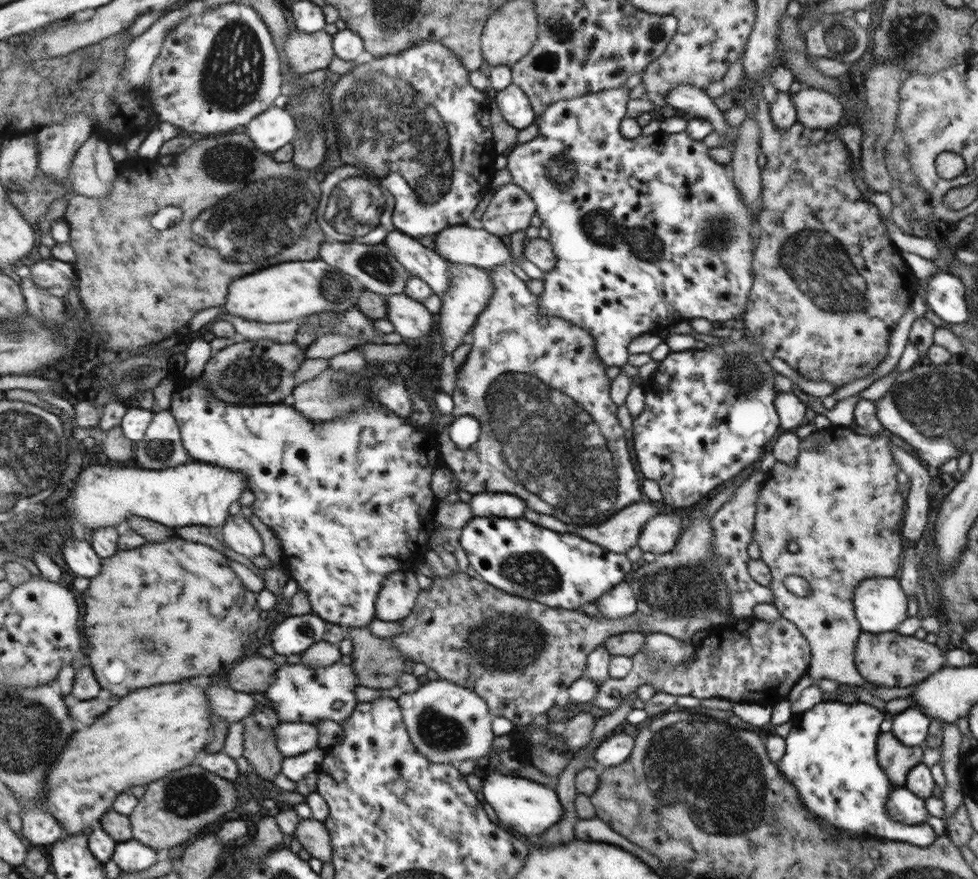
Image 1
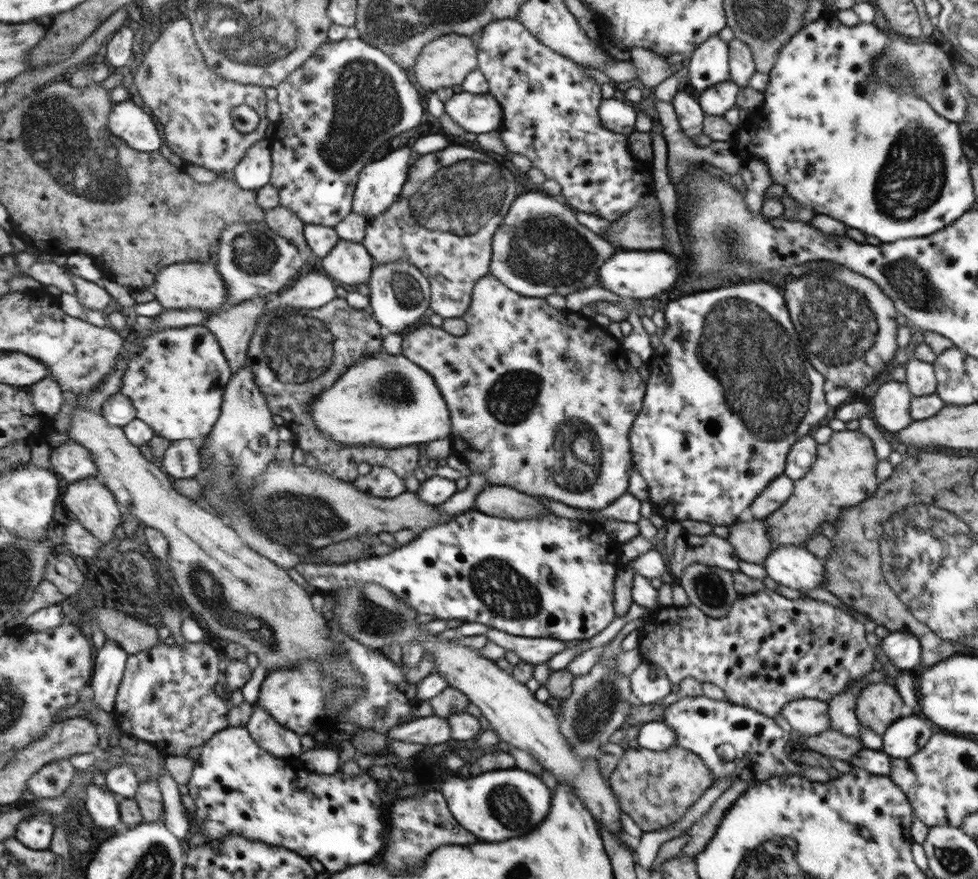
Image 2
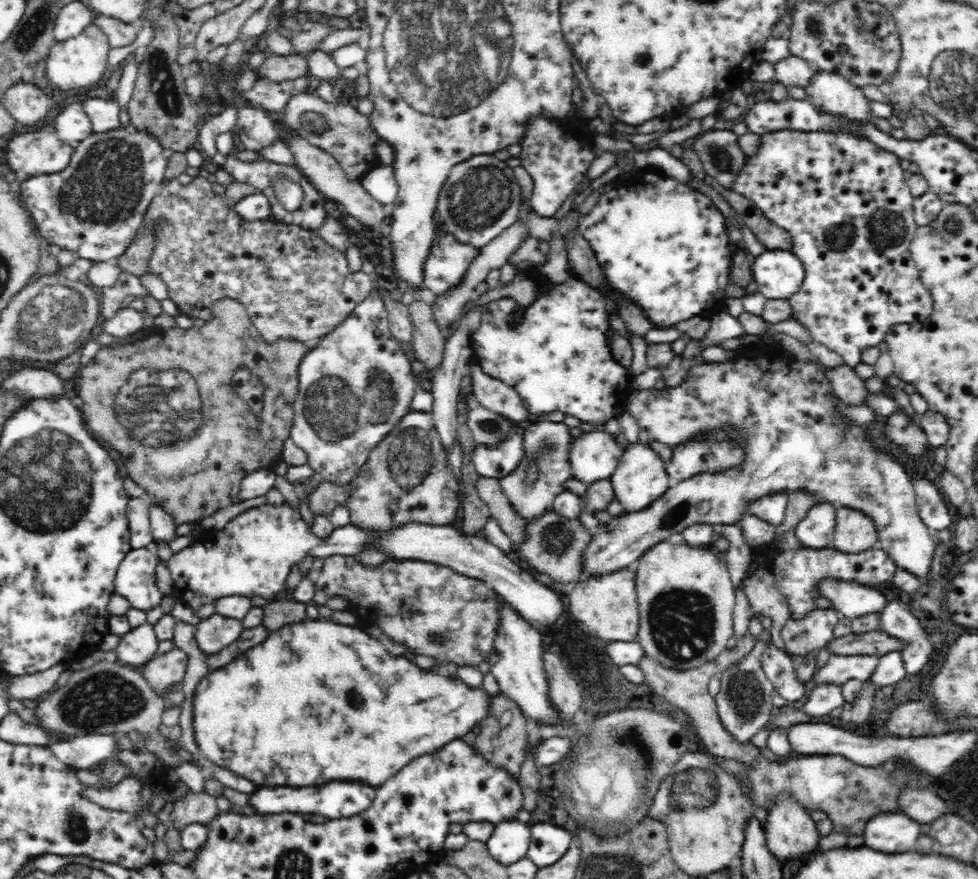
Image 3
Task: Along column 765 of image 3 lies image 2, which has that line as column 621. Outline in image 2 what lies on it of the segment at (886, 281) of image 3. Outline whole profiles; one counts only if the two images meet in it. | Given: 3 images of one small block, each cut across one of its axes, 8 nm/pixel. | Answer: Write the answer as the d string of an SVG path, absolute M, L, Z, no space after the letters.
M496 20L484 27L480 31L480 46L478 48L479 66L478 70L486 77L488 81L489 93L496 97L496 100L503 107L504 124L499 130L502 135L502 141L508 149L507 157L512 153L524 154L528 156L528 159L532 161L532 166L538 167L545 175L546 179L554 179L560 184L560 192L562 198L568 201L569 206L575 211L585 211L590 214L596 214L598 217L608 219L612 222L619 219L620 216L628 214L628 211L632 210L632 207L636 207L636 203L640 203L640 199L644 199L644 195L648 195L650 192L650 184L652 184L652 174L648 168L640 168L642 162L638 162L636 156L632 156L632 150L628 145L628 137L610 130L605 130L599 120L598 107L602 103L600 98L600 88L598 83L594 82L594 78L590 80L584 72L582 72L582 66L574 64L569 57L563 56L553 49L547 48L546 45L541 44L540 40L528 31L517 20Z

